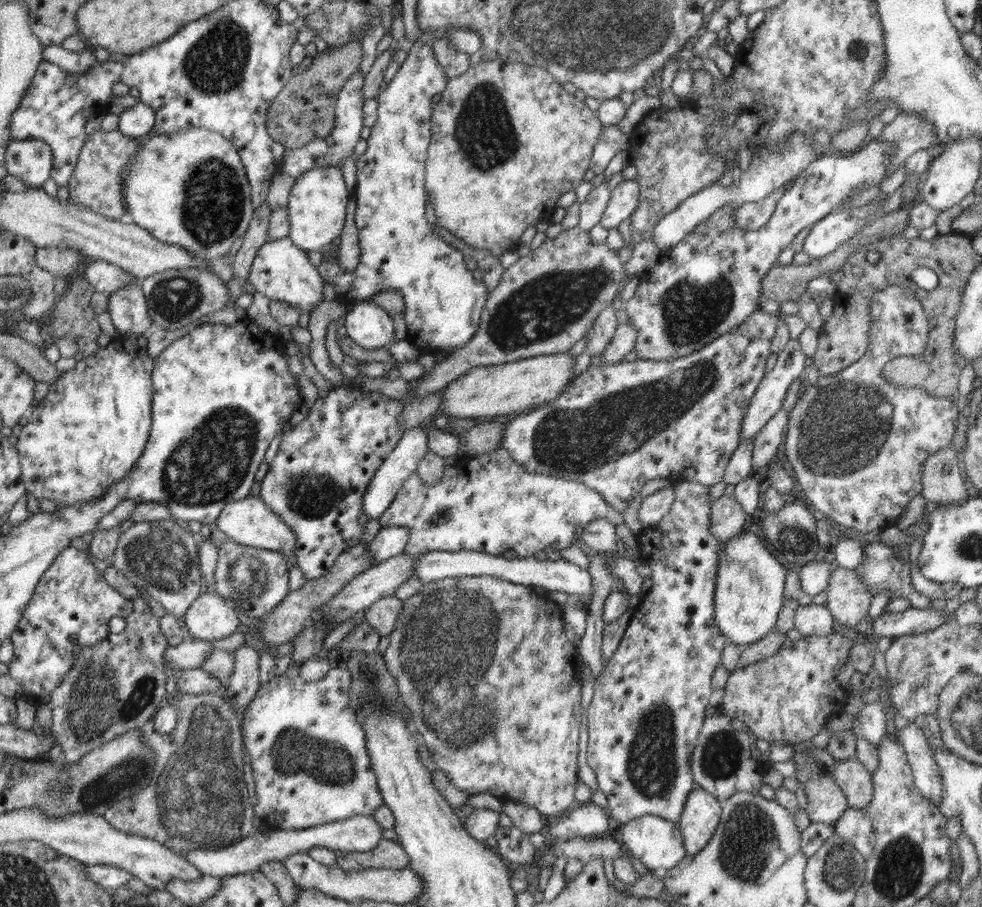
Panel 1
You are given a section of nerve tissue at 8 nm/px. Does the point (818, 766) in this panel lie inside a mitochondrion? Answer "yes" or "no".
yes

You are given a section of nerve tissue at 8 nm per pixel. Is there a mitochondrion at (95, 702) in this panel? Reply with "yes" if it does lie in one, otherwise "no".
yes

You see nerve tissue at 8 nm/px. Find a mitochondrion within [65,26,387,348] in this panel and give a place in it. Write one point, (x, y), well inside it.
(213, 207)

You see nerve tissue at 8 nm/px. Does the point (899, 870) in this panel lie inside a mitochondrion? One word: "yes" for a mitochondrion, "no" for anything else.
yes

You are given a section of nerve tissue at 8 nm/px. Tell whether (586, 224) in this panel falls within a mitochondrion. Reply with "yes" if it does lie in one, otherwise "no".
no

